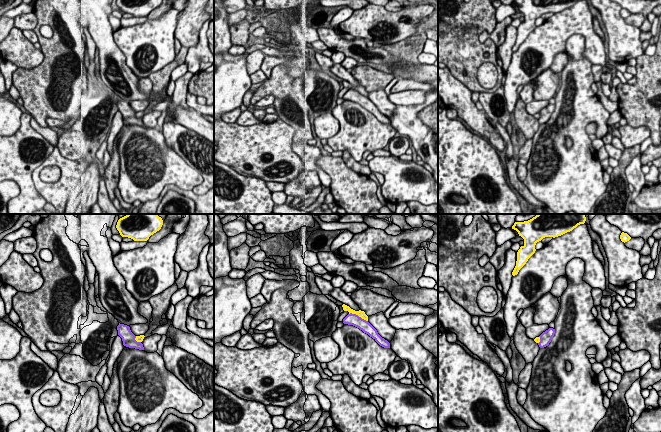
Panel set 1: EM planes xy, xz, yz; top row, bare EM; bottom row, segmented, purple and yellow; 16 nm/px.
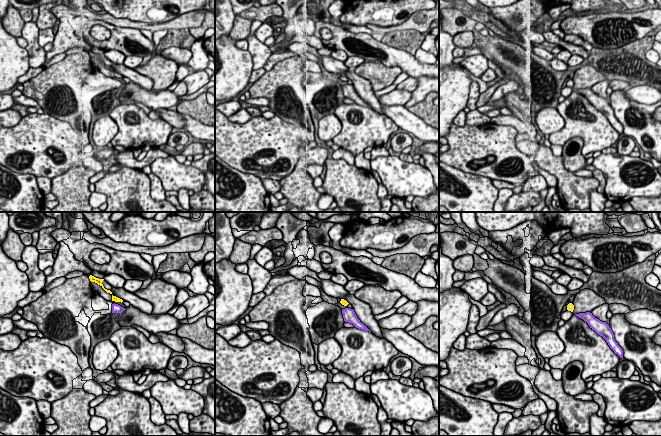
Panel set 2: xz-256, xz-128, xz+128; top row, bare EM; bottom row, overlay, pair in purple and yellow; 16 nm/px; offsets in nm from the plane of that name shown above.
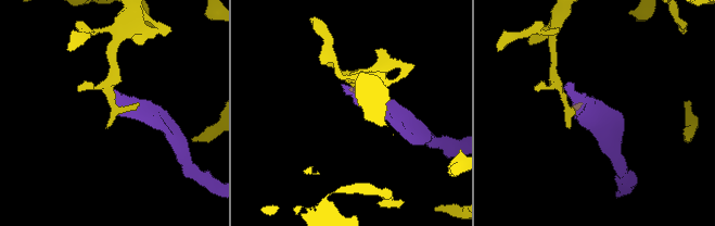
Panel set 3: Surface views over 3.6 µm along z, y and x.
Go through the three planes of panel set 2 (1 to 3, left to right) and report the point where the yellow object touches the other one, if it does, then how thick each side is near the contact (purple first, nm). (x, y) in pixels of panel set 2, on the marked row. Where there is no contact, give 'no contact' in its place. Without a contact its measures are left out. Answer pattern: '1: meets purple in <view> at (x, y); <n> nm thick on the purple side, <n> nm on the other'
1: no contact
2: no contact
3: no contact

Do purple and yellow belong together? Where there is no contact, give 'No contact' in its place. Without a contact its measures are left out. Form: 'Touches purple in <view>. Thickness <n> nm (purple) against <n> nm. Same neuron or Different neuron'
Touches purple in xz. Thickness 190 nm (purple) against 100 nm. Different neuron

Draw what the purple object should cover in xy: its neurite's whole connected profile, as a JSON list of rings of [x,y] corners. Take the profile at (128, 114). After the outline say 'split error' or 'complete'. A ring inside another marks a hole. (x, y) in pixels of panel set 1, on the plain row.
[[[119,99],[117,106],[118,111],[122,114],[124,122],[144,126],[143,120],[135,116],[136,112],[131,108],[129,102]]]; complete

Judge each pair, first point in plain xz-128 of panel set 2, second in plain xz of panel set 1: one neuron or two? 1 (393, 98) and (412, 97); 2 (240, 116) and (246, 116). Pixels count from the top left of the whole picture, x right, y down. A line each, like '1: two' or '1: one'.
1: one
2: one

